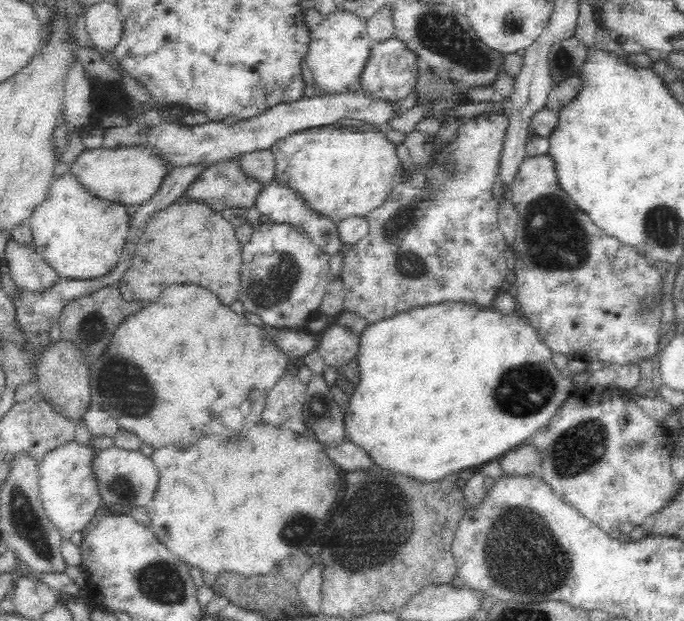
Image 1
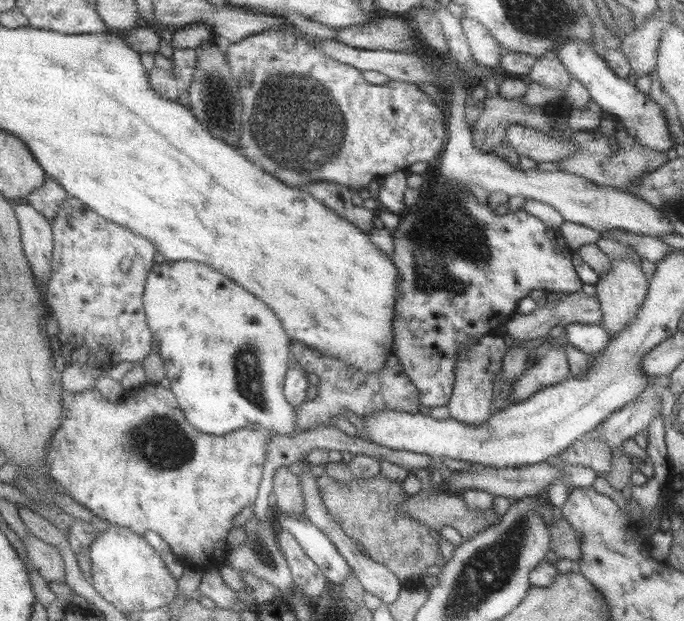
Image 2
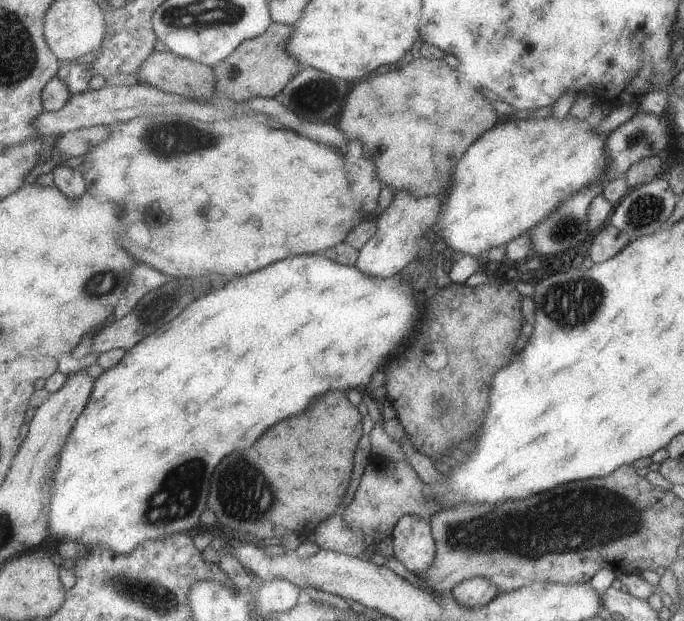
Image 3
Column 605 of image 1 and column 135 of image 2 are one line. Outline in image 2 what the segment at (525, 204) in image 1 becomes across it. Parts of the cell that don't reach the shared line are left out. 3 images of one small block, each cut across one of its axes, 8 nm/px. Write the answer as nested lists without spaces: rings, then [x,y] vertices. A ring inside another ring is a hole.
[[[72,196],[62,204],[54,226],[54,271],[46,300],[60,324],[61,352],[67,358],[65,390],[78,394],[98,389],[97,380],[119,364],[144,364],[154,352],[145,295],[159,250],[152,239],[105,218]]]

